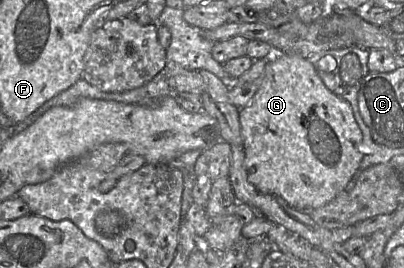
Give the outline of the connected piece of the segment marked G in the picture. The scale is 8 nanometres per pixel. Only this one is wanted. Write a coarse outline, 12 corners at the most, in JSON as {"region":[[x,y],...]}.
{"region":[[274,53],[239,110],[258,192],[311,211],[359,168],[351,105]]}

